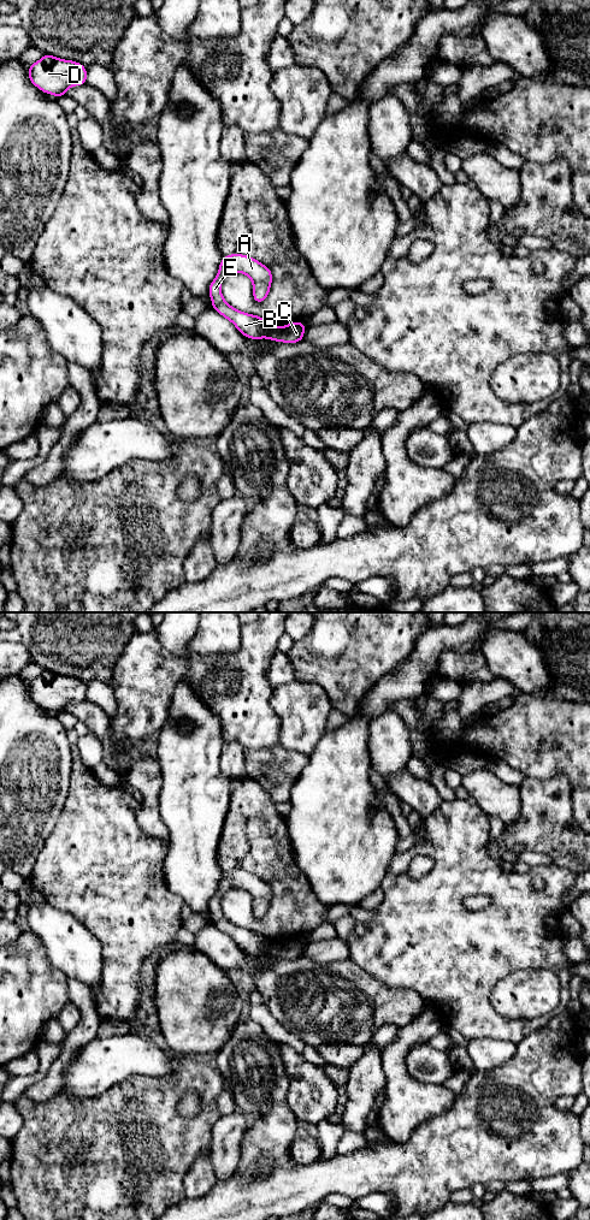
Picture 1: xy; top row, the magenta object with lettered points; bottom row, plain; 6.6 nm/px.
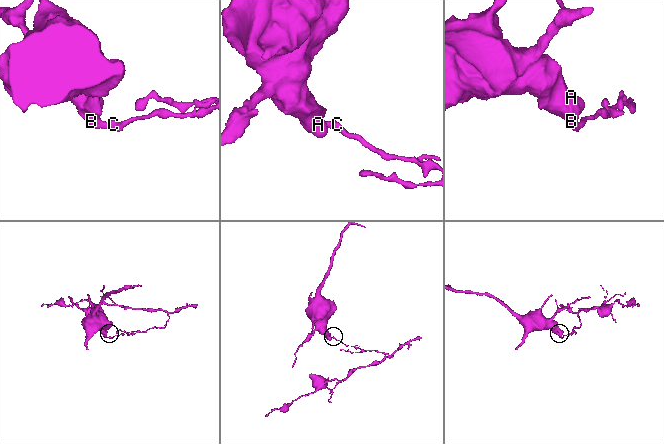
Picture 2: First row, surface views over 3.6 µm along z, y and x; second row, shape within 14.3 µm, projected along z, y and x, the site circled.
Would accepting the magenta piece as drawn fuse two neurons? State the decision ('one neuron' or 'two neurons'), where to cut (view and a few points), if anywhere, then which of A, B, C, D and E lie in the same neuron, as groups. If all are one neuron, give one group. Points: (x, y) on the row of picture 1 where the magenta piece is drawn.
two neurons | xy (270, 326), (266, 337) | A B D E / C

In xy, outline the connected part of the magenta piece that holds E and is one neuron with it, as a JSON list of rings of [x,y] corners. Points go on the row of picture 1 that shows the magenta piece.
[[[243,254],[223,256],[218,274],[212,280],[208,294],[212,300],[212,308],[231,321],[236,328],[250,339],[267,338],[270,325],[260,316],[240,312],[231,307],[223,297],[220,284],[229,273],[243,273],[252,279],[253,298],[261,303],[270,294],[272,273],[269,267]]]

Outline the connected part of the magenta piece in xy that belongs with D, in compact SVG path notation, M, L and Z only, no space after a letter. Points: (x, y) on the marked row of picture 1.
M45 54L29 66L29 79L41 91L60 97L70 87L87 82L87 69L77 61Z

